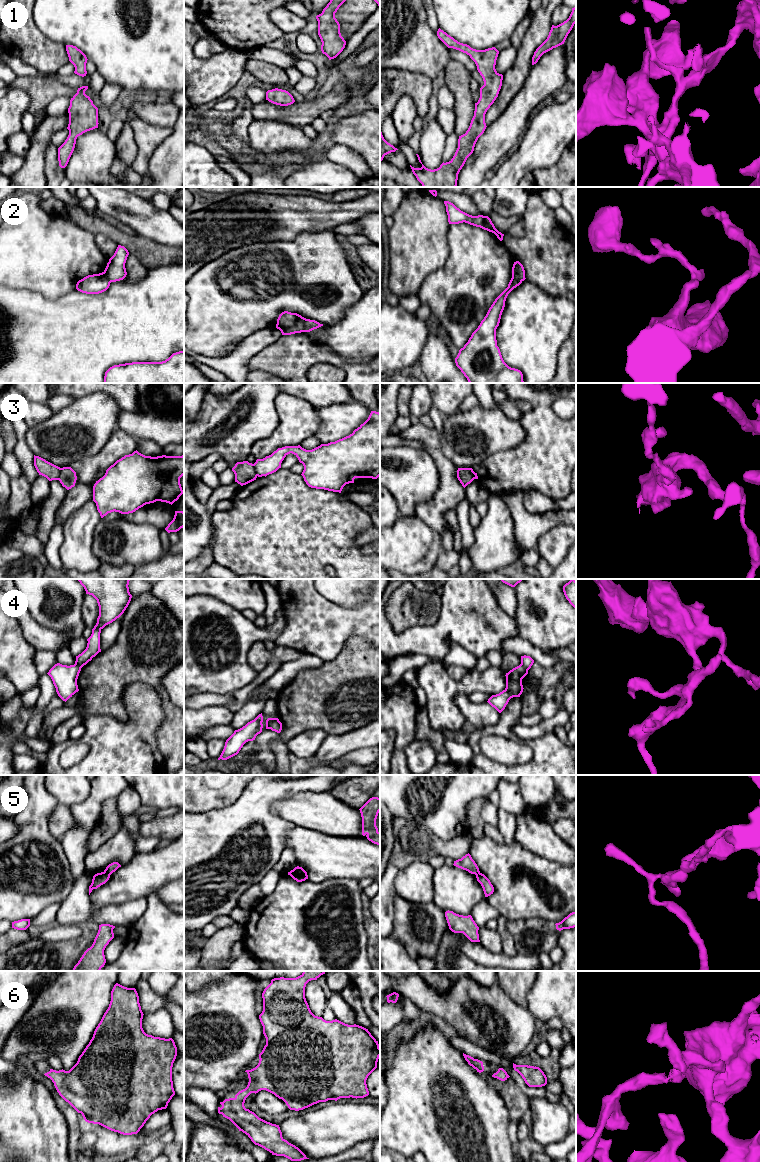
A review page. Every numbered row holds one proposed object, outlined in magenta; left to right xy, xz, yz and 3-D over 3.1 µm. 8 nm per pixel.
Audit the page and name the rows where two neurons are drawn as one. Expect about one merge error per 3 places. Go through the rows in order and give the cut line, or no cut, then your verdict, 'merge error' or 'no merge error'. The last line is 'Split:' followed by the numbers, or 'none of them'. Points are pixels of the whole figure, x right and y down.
1: cut none; no merge error
2: cut xz (306, 319), (302, 331); merge error
3: cut xy (61, 468), (57, 479); merge error
4: cut xz (277, 718), (267, 728); merge error
5: cut xy (104, 871), (110, 874); merge error
6: cut none; no merge error
Split: 2, 3, 4, 5

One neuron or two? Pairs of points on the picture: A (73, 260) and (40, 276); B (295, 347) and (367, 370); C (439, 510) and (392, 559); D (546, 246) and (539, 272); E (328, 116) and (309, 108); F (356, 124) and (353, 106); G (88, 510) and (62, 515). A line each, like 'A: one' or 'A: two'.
A: one
B: one
C: two
D: one
E: two
F: two
G: two

